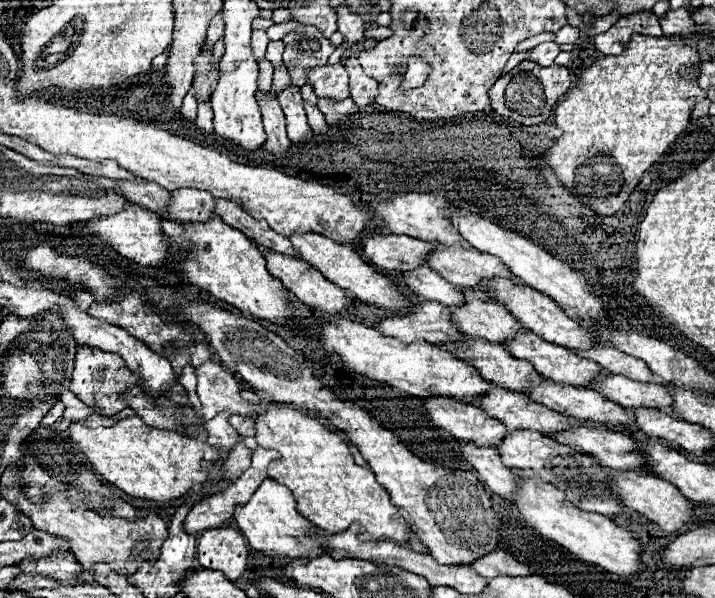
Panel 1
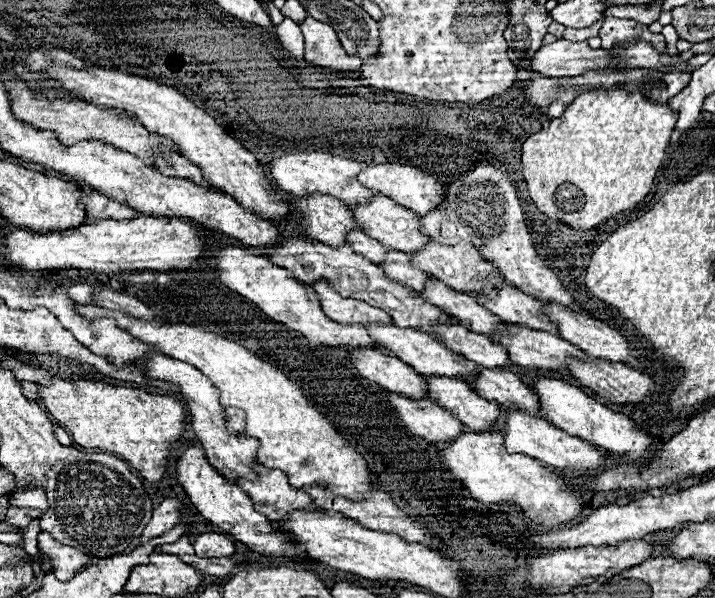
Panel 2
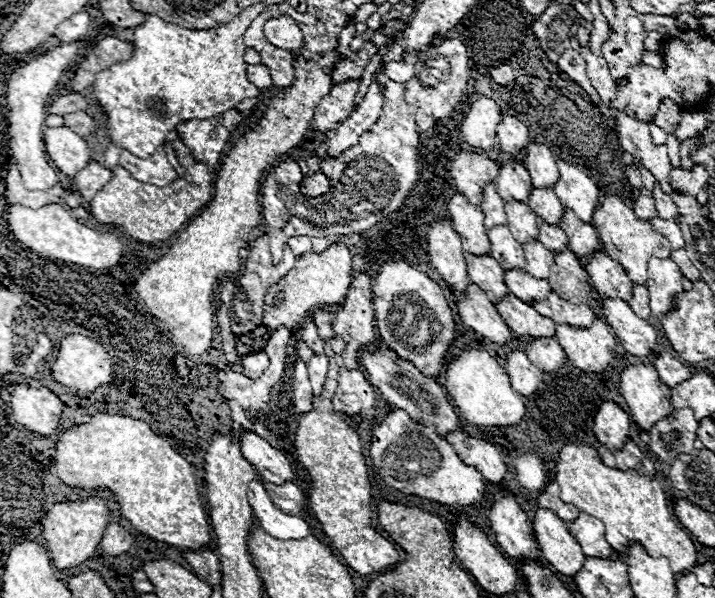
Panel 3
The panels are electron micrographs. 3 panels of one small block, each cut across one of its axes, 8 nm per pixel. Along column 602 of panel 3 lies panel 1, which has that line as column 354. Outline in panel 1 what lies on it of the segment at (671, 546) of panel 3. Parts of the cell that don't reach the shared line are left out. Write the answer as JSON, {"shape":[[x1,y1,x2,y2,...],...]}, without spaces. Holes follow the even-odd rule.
{"shape":[[288,404,264,406,264,412,260,416,250,416,250,418,256,420,258,446,272,448,272,450,280,452,280,460,272,462,268,466,268,478,272,478,274,482,290,488,290,492,296,498,298,512,302,516,306,516,318,528,322,528,326,532,332,532,332,534,344,532,354,522,358,522,362,526,360,540,392,540,392,542,400,542,400,544,410,544,410,532,412,530,406,524,406,520,400,516,398,508,390,502,388,492,376,482,372,470,354,464,354,460,348,452,348,446,338,438,336,432,326,430,318,420,310,418,302,410,290,408]]}

